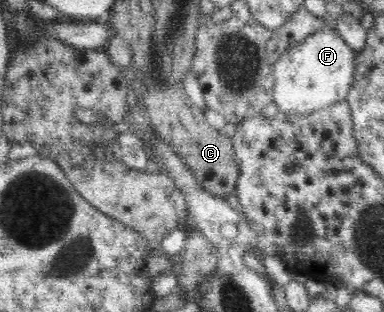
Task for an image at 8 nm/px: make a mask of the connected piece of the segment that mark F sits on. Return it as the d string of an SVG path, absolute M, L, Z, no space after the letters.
M331 28L309 35L279 57L273 69L273 99L278 109L289 113L311 113L345 99L354 78L355 51Z

